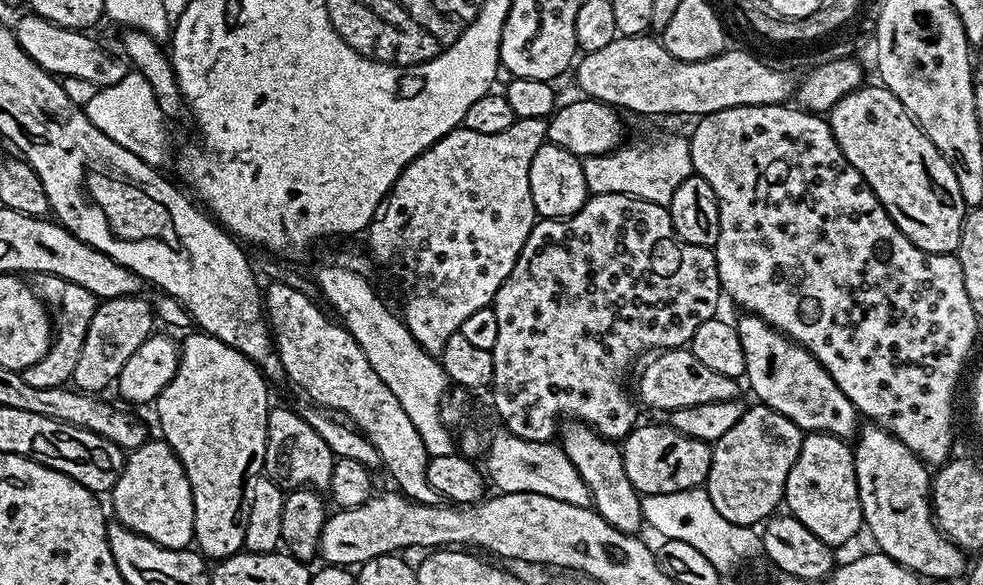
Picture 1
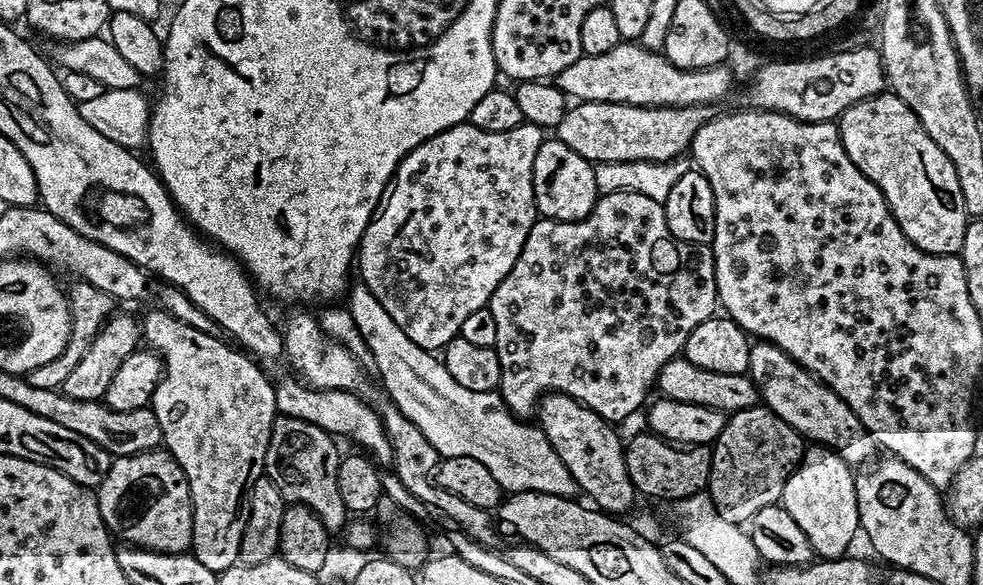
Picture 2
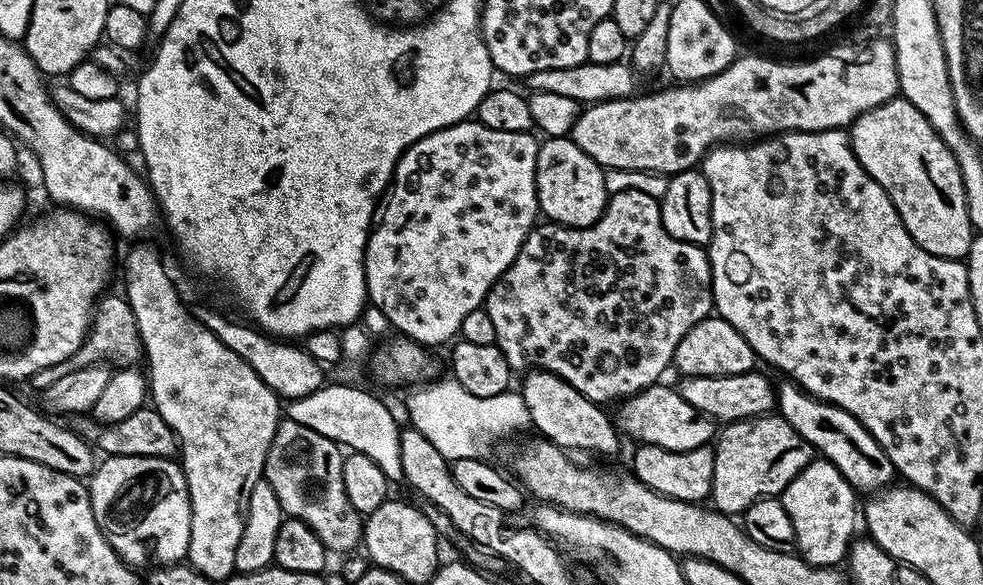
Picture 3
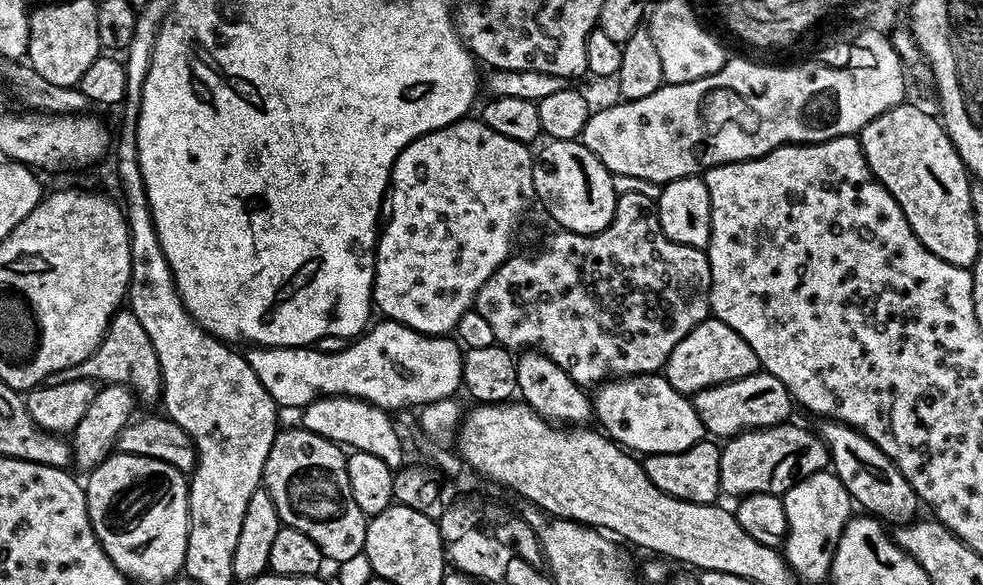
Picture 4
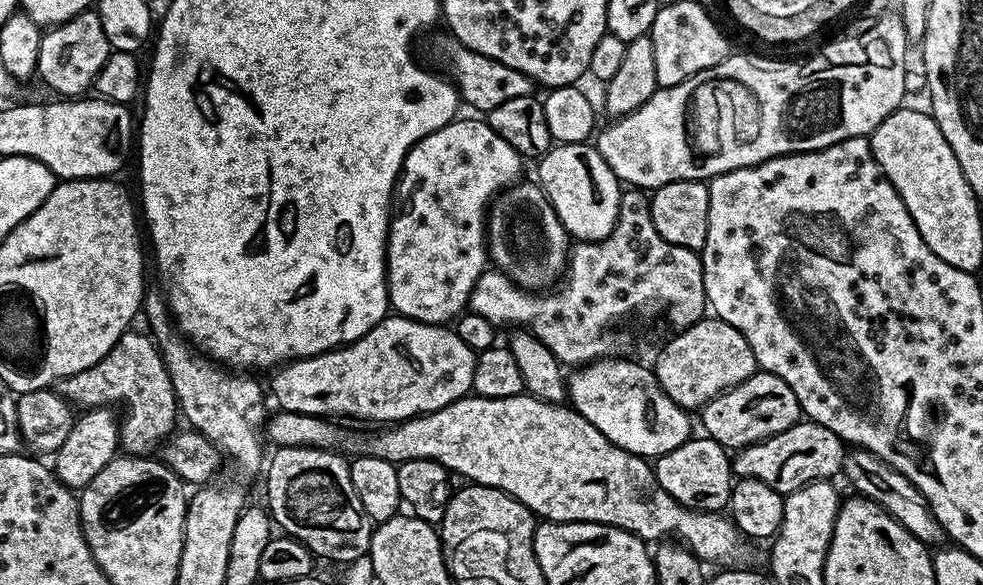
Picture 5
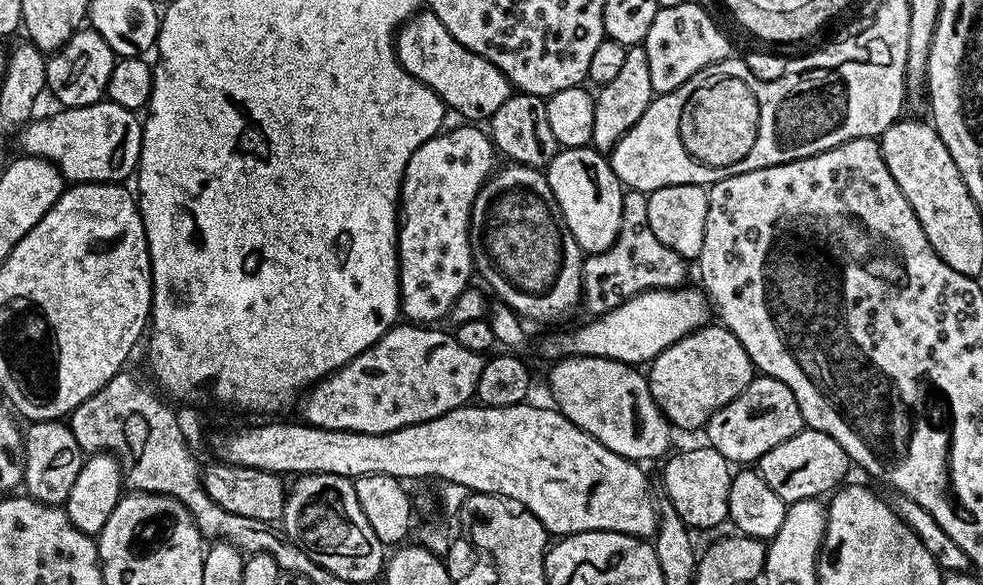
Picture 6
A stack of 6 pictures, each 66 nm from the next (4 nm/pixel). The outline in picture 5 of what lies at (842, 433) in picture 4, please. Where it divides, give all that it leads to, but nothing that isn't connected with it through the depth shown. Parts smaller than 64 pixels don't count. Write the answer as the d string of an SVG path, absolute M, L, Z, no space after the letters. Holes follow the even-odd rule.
M856 450L845 459L843 471L848 472L852 484L861 497L873 500L879 508L884 508L910 534L918 537L925 546L945 543L944 527L933 518L924 499L912 484L908 483L902 473L895 472L882 460L877 460L870 453Z

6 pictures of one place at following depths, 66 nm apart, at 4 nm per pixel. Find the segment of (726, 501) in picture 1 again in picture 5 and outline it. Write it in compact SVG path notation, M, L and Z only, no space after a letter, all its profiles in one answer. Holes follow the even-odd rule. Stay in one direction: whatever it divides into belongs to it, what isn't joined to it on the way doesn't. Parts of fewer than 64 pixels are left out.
M811 422L795 424L782 434L774 434L769 440L737 451L732 460L732 471L737 477L752 476L766 482L774 491L787 494L814 484L817 480L828 480L843 469L846 459L846 445L826 426Z

